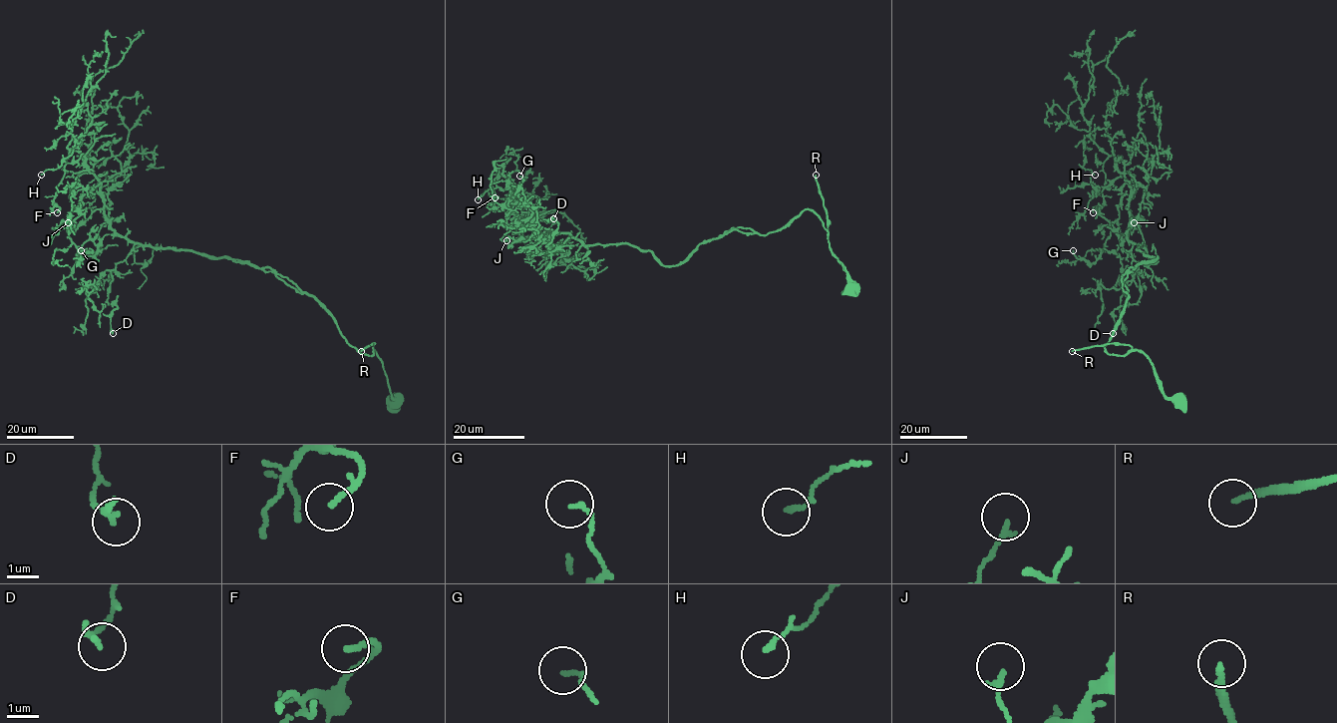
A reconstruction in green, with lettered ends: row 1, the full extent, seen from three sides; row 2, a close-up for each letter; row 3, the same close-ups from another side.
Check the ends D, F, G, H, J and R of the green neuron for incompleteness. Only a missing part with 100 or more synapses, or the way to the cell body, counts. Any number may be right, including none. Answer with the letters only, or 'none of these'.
R

